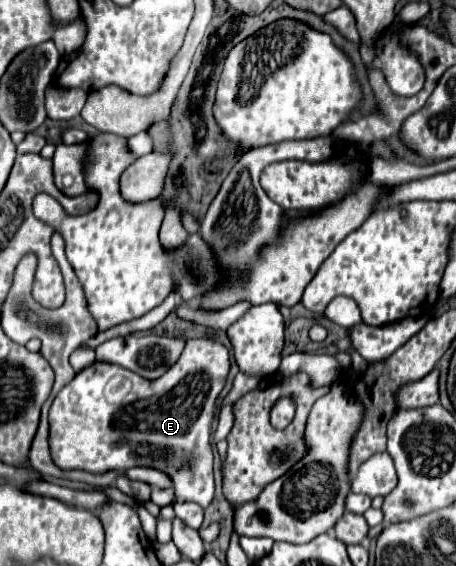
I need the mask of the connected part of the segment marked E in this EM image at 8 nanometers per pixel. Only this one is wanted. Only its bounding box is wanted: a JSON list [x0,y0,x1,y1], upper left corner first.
[50,344,230,506]

